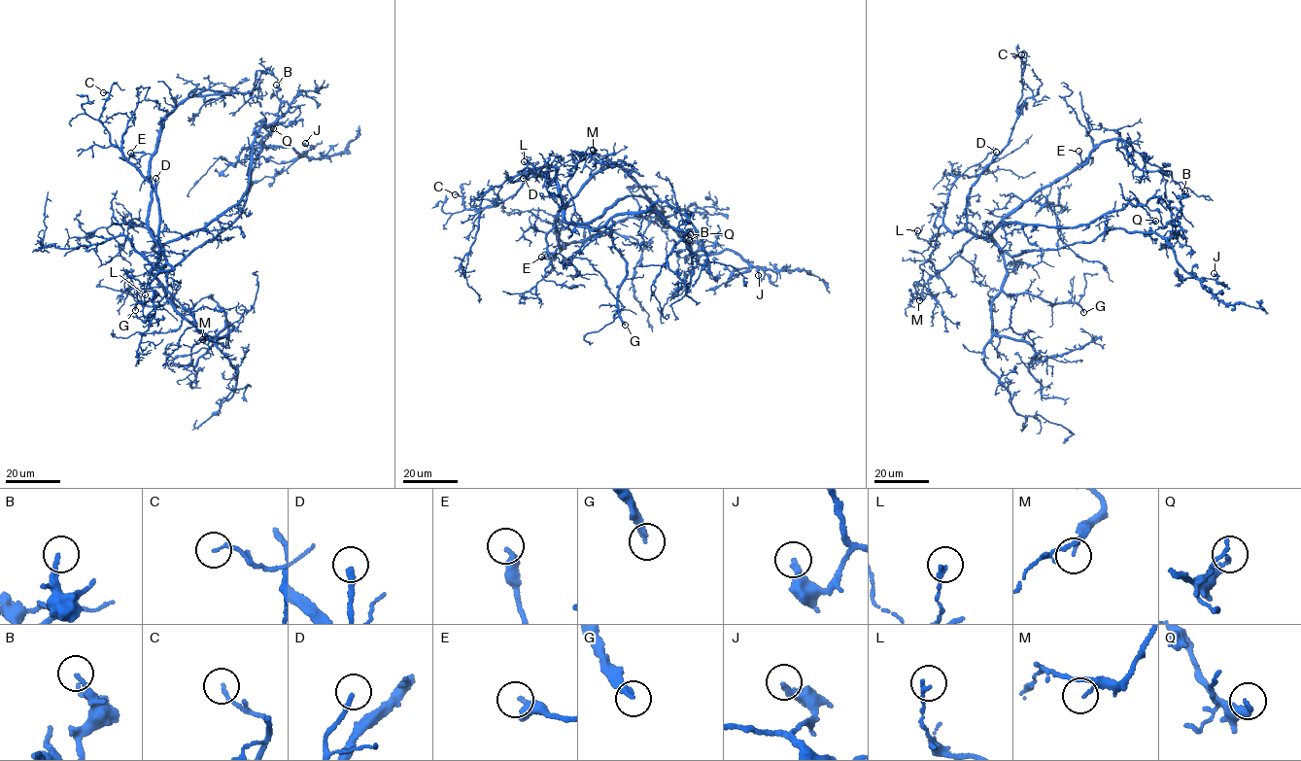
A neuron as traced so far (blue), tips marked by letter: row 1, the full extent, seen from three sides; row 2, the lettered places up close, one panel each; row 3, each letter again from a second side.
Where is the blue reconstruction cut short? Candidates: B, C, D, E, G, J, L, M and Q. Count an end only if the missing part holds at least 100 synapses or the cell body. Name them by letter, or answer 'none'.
G

